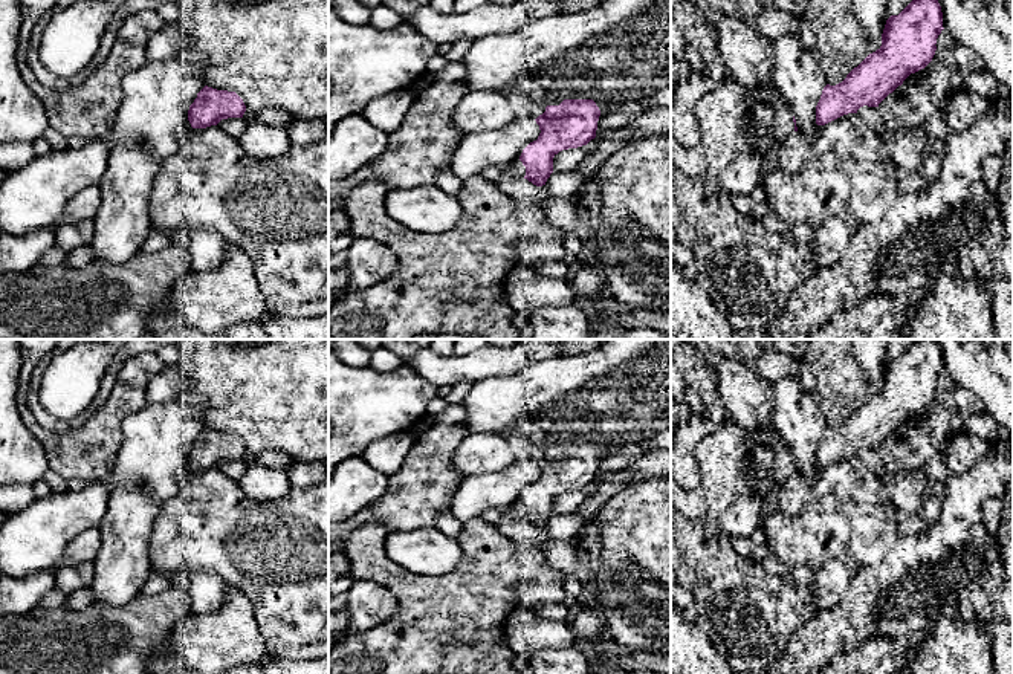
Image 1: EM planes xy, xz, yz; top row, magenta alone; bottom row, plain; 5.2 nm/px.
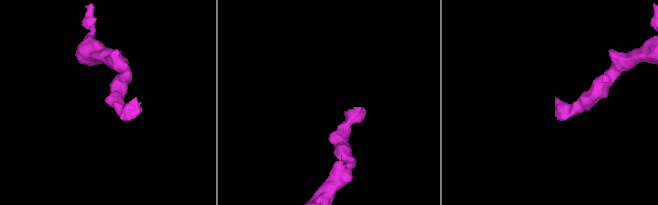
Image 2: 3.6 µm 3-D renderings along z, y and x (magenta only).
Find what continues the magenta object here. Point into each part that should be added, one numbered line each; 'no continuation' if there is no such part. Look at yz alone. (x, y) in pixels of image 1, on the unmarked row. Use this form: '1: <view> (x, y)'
1: yz (741, 471)

